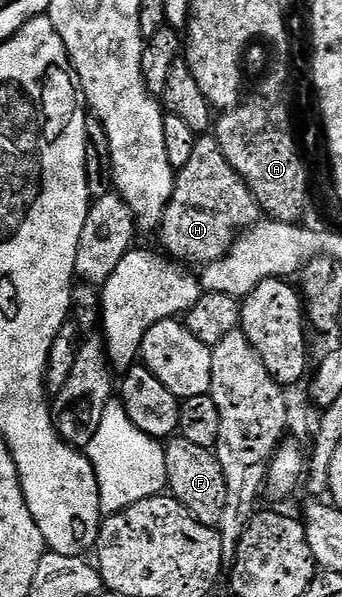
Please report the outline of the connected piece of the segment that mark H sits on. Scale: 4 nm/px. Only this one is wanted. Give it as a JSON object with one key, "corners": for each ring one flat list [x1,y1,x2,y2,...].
{"corners":[[203,134,196,141,196,149,192,149,188,165,176,172,174,192,163,213,160,236,165,254,186,265,214,263,224,258,239,235,249,231,263,215,248,185,228,165,228,157,224,157,213,134]]}

